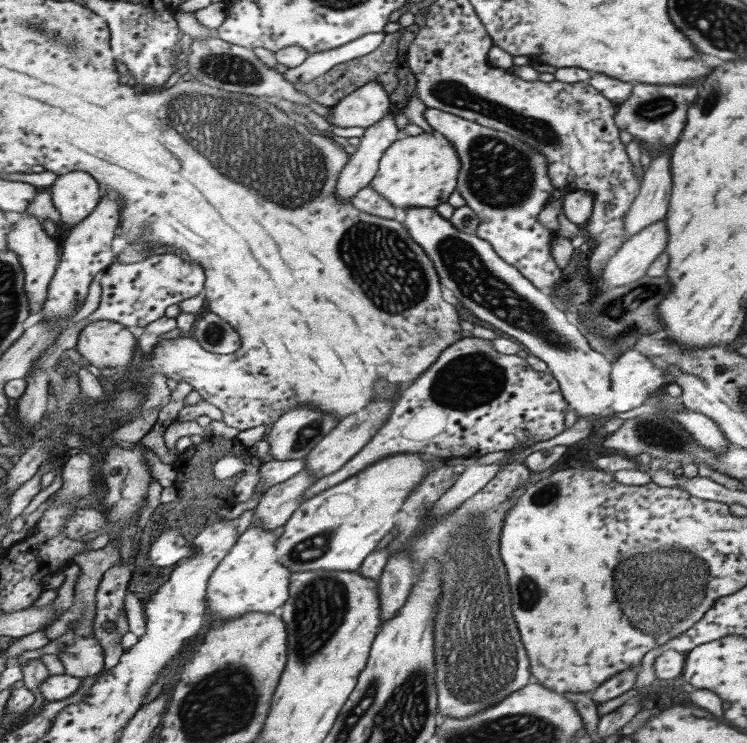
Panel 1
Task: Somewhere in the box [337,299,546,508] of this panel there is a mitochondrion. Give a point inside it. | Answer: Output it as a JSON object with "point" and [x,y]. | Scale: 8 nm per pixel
{"point":[464,383]}

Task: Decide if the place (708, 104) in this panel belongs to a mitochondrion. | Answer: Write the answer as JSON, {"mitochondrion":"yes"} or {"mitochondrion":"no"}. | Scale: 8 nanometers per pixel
{"mitochondrion":"yes"}

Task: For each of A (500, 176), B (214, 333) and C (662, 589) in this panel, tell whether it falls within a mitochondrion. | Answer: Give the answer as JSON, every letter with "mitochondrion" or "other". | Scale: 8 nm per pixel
{"A":"mitochondrion","B":"mitochondrion","C":"mitochondrion"}

